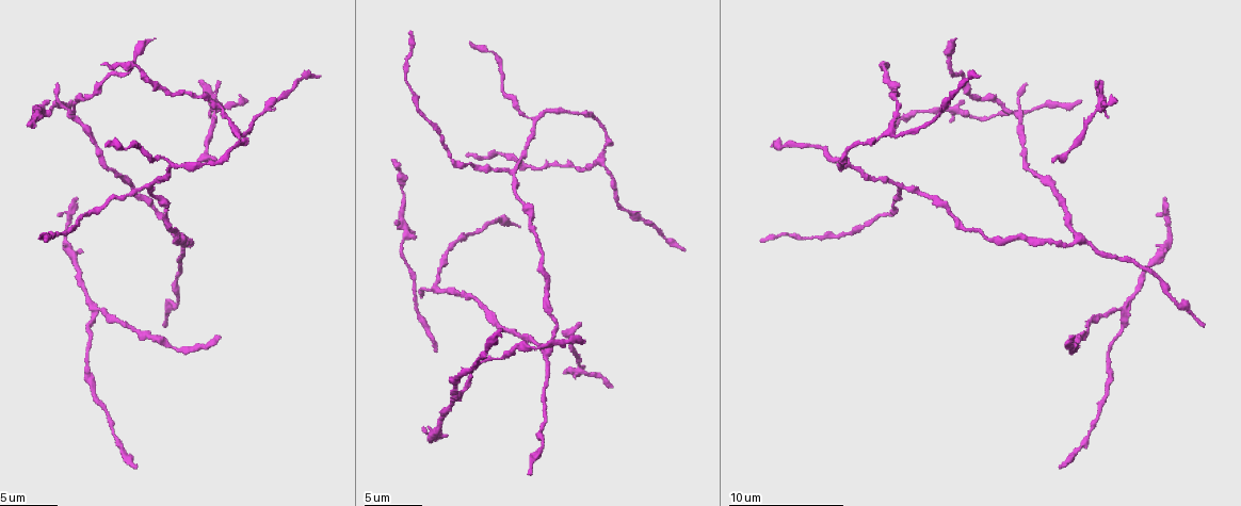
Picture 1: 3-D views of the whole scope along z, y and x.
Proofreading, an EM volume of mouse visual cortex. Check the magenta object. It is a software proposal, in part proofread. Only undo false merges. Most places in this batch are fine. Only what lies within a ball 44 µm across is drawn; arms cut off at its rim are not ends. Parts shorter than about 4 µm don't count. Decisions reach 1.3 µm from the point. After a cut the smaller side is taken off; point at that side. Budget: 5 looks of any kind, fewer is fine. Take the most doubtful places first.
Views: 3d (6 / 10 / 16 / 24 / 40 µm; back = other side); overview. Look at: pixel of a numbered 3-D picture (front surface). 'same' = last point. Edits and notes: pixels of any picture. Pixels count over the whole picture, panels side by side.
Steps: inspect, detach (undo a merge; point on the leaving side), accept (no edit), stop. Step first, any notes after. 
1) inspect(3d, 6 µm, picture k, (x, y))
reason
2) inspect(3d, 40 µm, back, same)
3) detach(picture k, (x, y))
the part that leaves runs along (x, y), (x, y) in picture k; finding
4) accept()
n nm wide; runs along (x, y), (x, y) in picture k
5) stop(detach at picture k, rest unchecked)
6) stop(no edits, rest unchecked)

inspect(3d, 10 µm, picture 1, (894, 132))
three-way junction

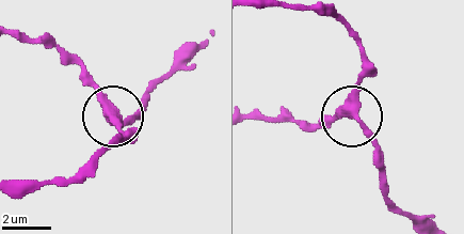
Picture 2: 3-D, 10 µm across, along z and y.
inspect(3d, 6 µm, picture 2, (356, 114))
closer look

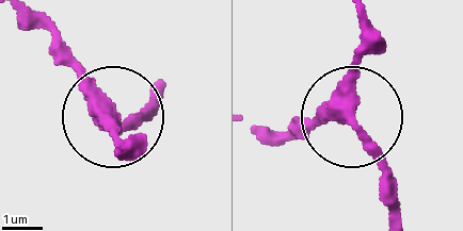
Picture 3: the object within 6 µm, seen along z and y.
accept()
runs along (362, 23), (351, 115), (388, 203) in picture 3; one cell here

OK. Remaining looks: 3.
inspect(3d, 10 µm, picture 1, (1126, 307))
three-way junction

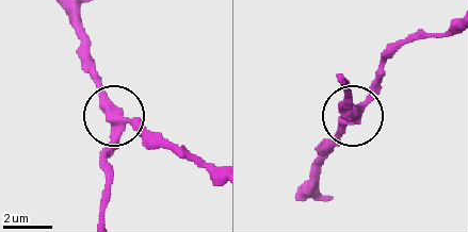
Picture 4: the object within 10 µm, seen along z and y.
accept()
side arm 12 µm; all the same cell

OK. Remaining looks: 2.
inspect(3d, 16 µm, picture 1, (506, 168))
branch point

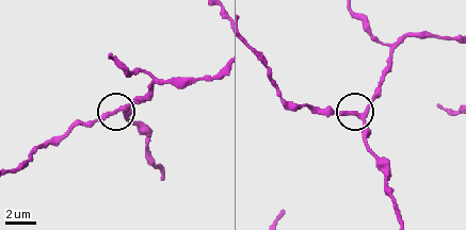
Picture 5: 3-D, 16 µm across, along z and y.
accept()
3 arms; runs along (395, 211), (384, 165), (369, 146), (358, 115), (311, 112) in picture 5; all the same cell

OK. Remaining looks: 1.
stop(no edits, rest unchecked)

